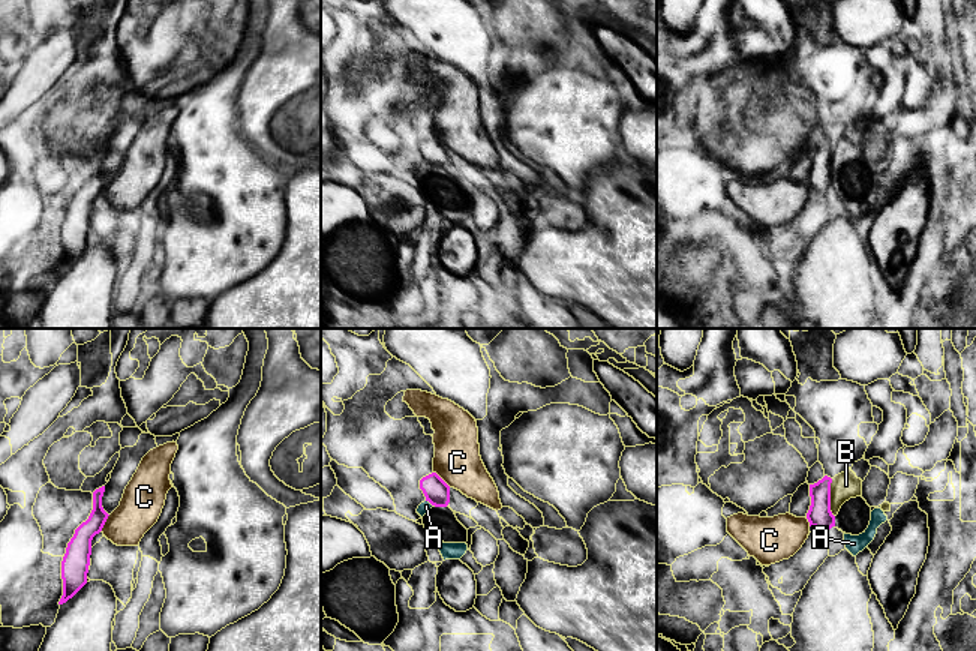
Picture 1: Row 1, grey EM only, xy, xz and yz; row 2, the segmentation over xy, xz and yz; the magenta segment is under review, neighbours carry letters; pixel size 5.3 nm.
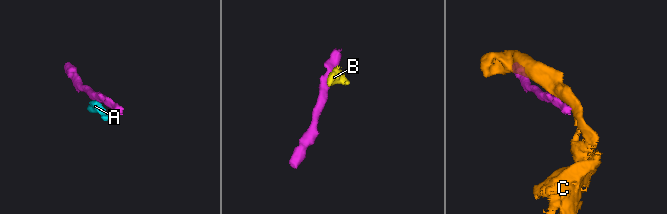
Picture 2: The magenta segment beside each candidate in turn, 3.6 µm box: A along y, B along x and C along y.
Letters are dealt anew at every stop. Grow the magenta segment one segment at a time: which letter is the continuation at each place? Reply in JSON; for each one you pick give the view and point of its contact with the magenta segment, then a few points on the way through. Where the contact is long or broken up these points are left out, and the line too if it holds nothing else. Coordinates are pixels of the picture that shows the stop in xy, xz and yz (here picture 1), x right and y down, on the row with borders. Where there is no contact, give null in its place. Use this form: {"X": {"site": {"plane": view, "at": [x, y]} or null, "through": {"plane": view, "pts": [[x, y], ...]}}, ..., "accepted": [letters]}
{"accepted": []}

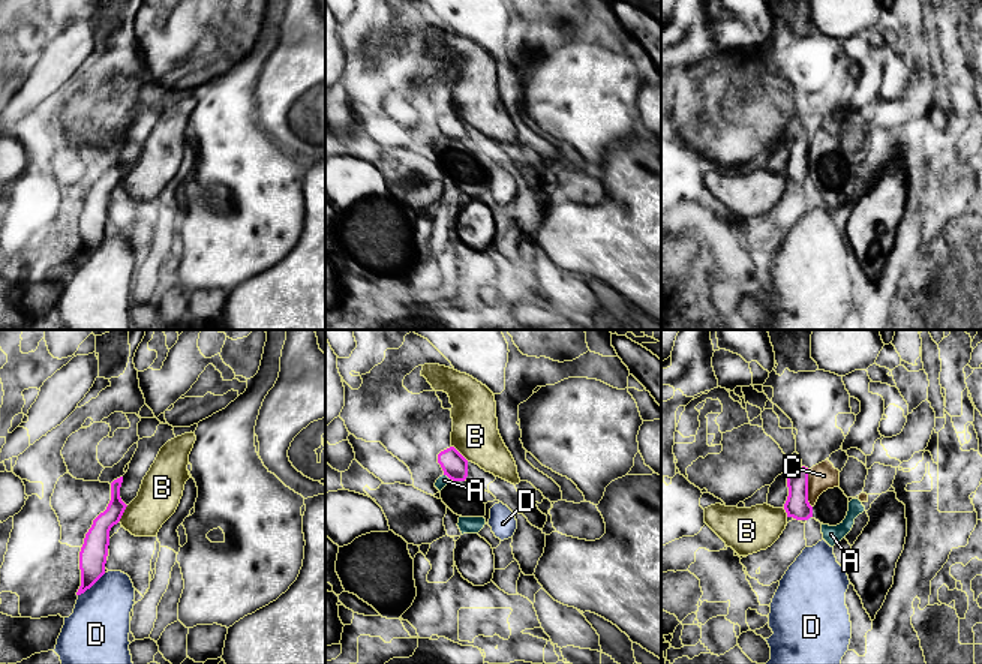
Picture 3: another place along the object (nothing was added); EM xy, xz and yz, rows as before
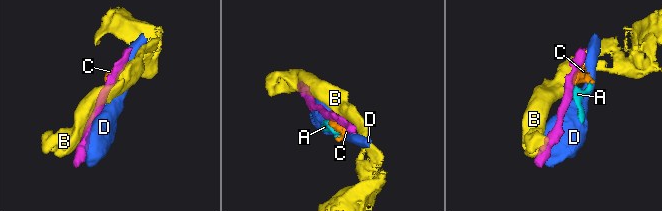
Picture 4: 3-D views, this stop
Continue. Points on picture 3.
{"accepted": []}

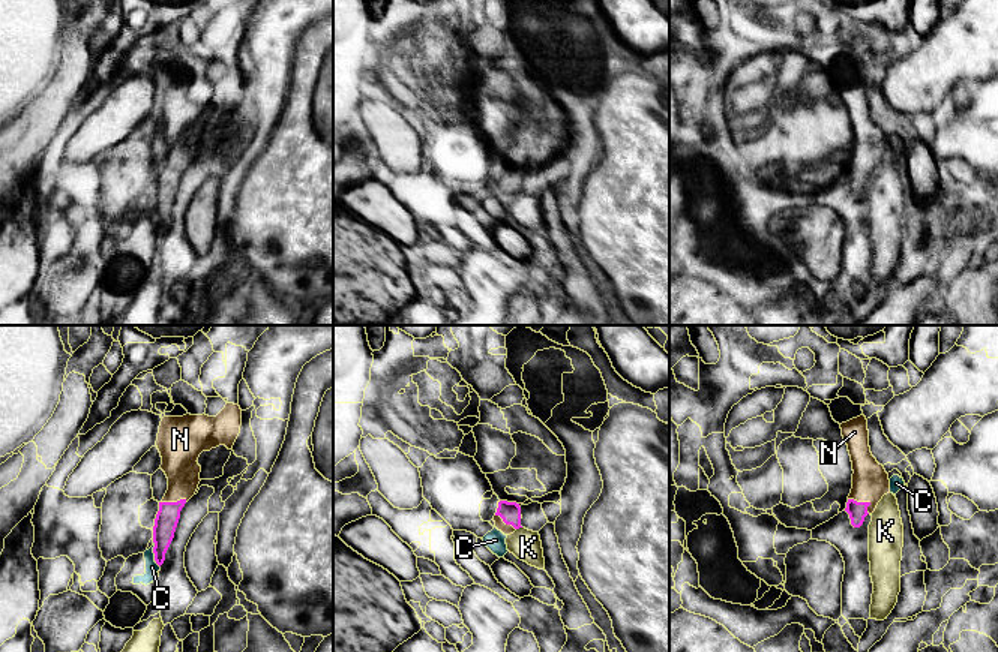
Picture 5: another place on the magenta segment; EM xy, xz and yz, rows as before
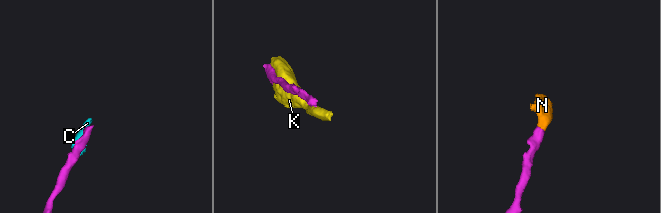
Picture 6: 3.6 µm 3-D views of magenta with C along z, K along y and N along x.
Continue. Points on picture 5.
{"N": {"site": {"plane": "yz", "at": [863, 502]}, "through": {"plane": "yz", "pts": [[857, 511], [863, 502], [871, 481]]}}, "accepted": ["N"]}

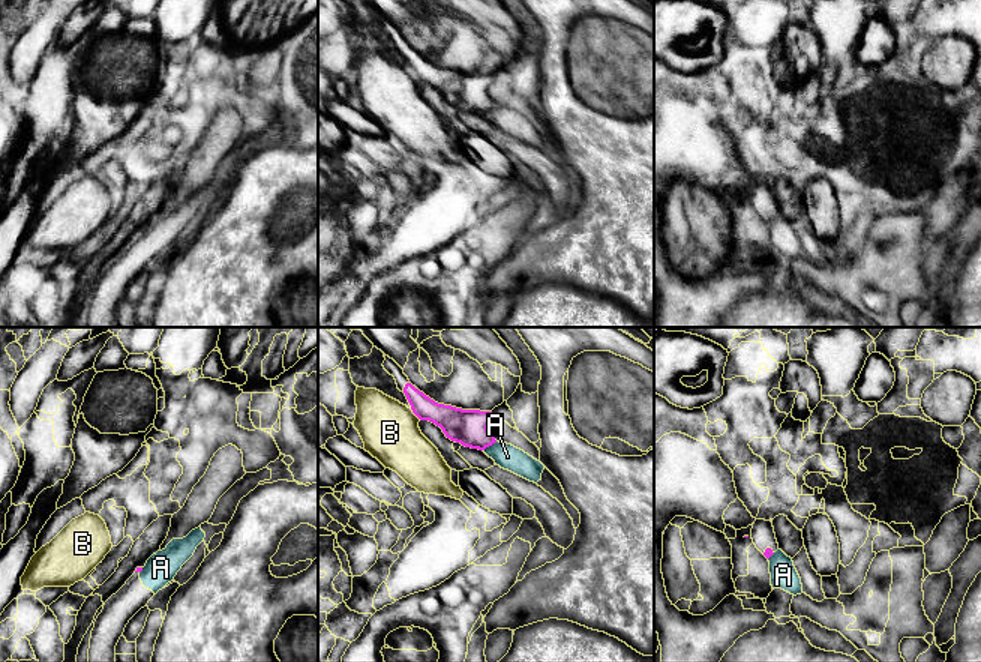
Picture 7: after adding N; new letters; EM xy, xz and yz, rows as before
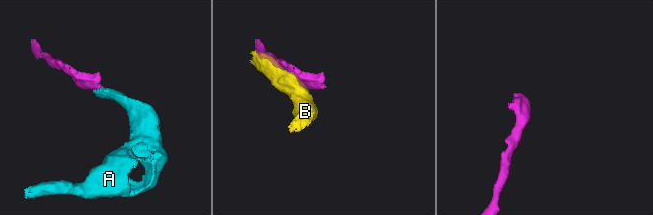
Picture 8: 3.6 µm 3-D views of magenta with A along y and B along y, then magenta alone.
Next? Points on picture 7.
{"accepted": []}

